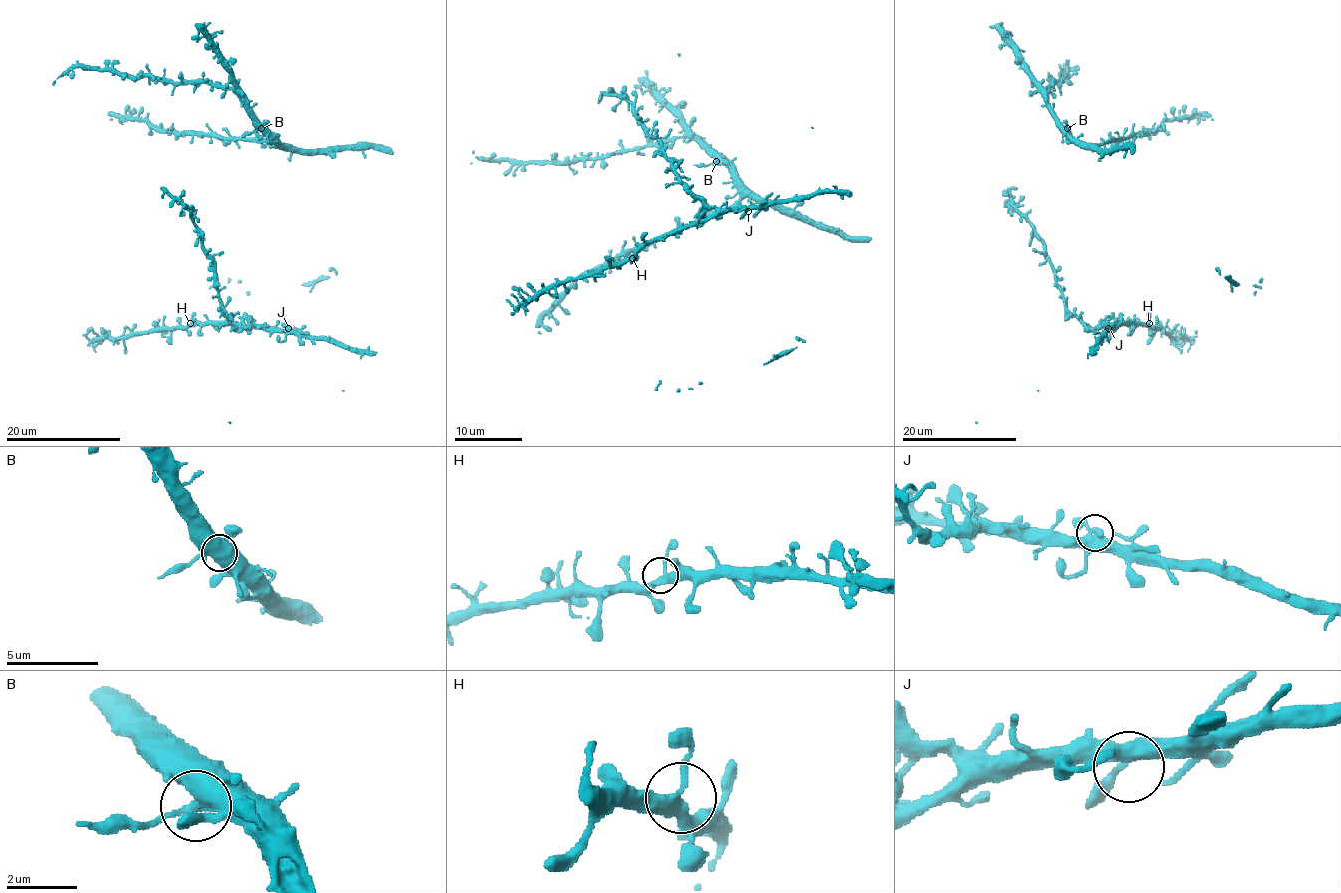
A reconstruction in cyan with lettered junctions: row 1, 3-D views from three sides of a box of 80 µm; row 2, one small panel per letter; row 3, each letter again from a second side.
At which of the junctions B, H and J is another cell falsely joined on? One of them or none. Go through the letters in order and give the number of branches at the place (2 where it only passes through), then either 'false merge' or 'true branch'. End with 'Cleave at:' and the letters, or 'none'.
B: branches 3; false merge
H: branches 3; true branch
J: branches 3; true branch
Cleave at: B

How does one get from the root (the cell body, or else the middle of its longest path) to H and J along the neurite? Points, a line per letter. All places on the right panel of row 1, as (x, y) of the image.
H: (1046, 250), (1064, 306), (1087, 326), (1149, 323)
J: (1046, 250), (1064, 306), (1090, 328), (1108, 328)

